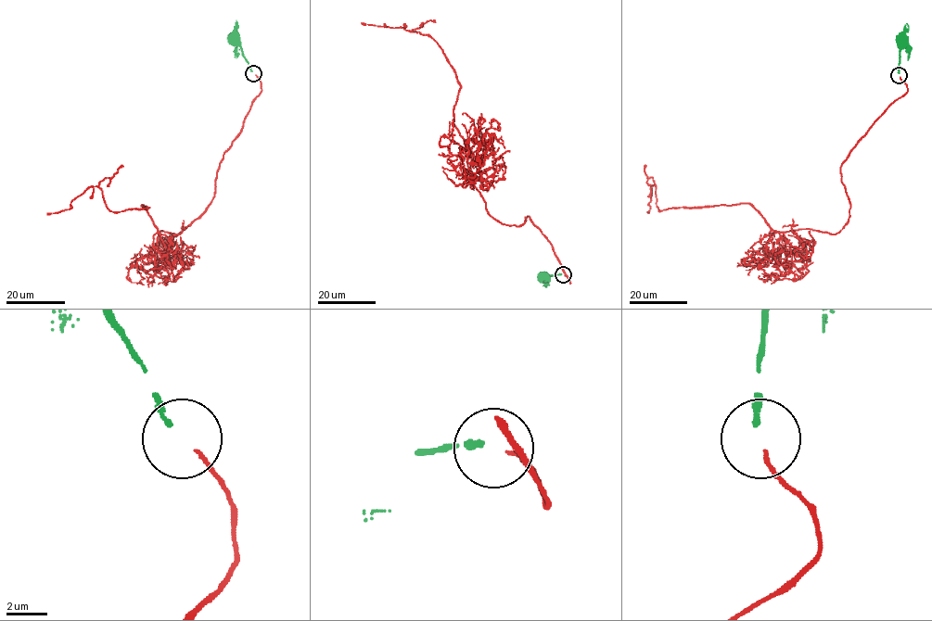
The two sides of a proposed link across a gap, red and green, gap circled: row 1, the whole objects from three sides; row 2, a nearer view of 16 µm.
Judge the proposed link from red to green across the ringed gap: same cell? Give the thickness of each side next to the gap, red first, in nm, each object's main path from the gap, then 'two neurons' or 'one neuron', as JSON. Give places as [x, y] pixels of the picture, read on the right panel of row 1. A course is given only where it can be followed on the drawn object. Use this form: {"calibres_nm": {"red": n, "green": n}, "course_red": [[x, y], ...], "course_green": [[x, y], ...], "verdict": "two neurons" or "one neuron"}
{"calibres_nm": {"red": 180, "green": 240}, "course_red": [[900, 77], [907, 91], [841, 167], [837, 233], [775, 232], [748, 204], [659, 210], [655, 185], [646, 212]], "course_green": [[899, 73], [900, 42]], "verdict": "one neuron"}

